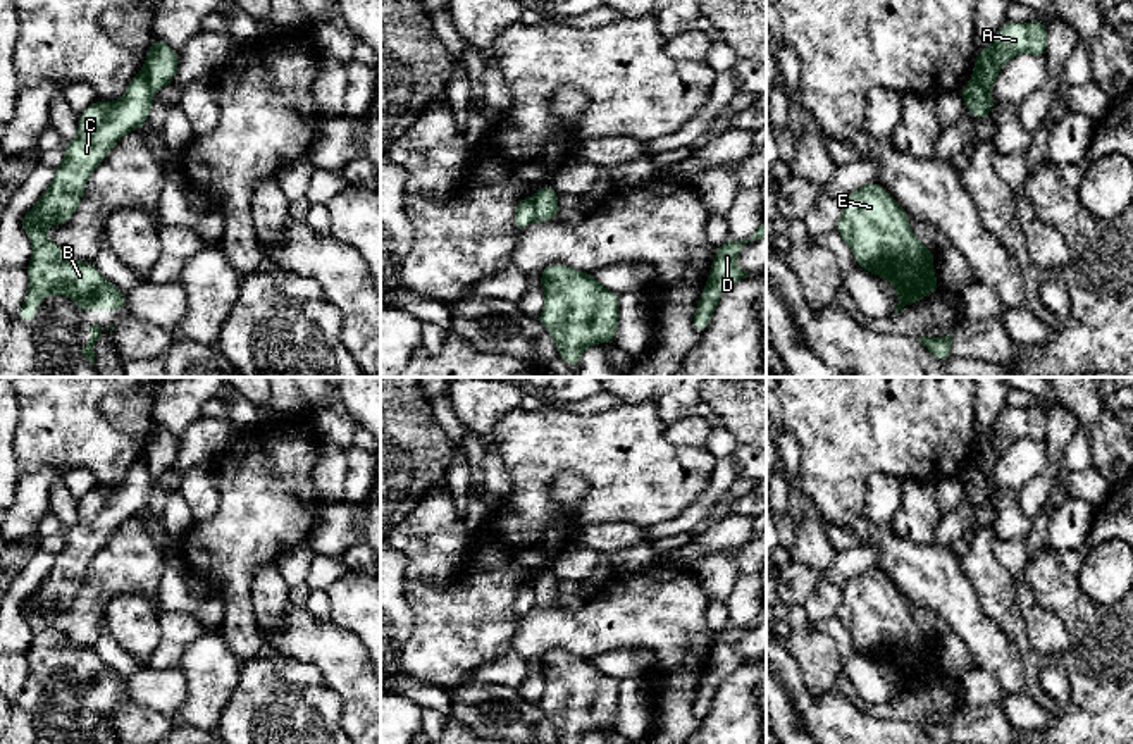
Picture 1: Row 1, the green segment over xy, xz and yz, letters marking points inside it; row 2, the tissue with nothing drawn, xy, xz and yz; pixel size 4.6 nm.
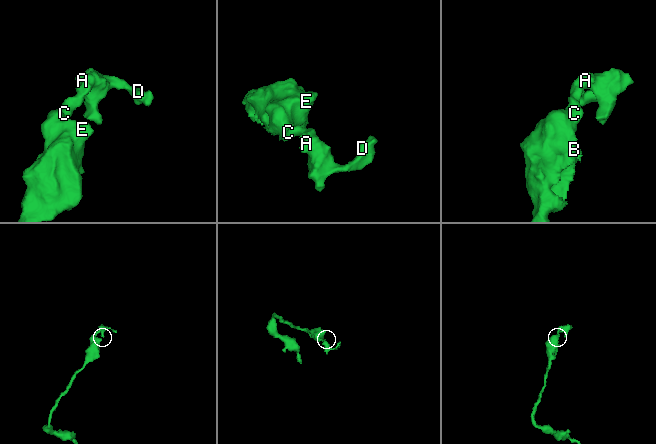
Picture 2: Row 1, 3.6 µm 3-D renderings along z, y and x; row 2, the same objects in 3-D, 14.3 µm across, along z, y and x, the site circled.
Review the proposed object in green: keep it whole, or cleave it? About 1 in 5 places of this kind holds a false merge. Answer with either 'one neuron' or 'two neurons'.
two neurons

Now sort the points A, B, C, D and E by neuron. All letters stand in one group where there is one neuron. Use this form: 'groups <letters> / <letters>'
groups A D / B C E

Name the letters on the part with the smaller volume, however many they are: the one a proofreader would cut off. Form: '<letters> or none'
A, D

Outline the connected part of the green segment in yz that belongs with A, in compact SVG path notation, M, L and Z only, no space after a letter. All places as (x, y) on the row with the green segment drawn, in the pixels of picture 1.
M1006 21L995 34L992 45L988 48L976 50L975 69L969 81L978 79L987 64L992 64L997 71L1000 71L1012 57L1019 53L1045 57L1045 50L1045 21Z

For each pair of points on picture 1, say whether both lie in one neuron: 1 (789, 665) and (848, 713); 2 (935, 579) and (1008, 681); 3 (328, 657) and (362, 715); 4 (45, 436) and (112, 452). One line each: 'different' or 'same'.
1: same
2: same
3: same
4: same

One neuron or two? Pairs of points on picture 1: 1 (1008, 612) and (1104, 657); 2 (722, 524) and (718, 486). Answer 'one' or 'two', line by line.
1: one
2: two

